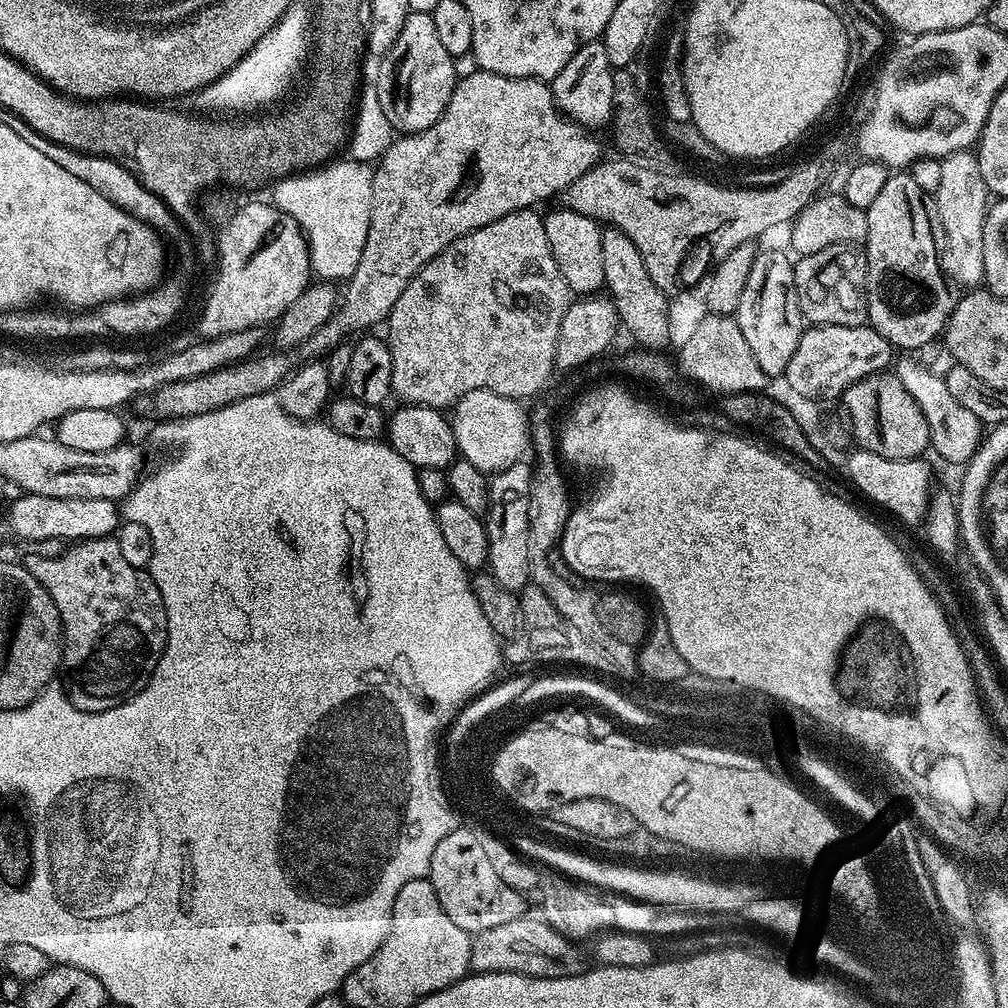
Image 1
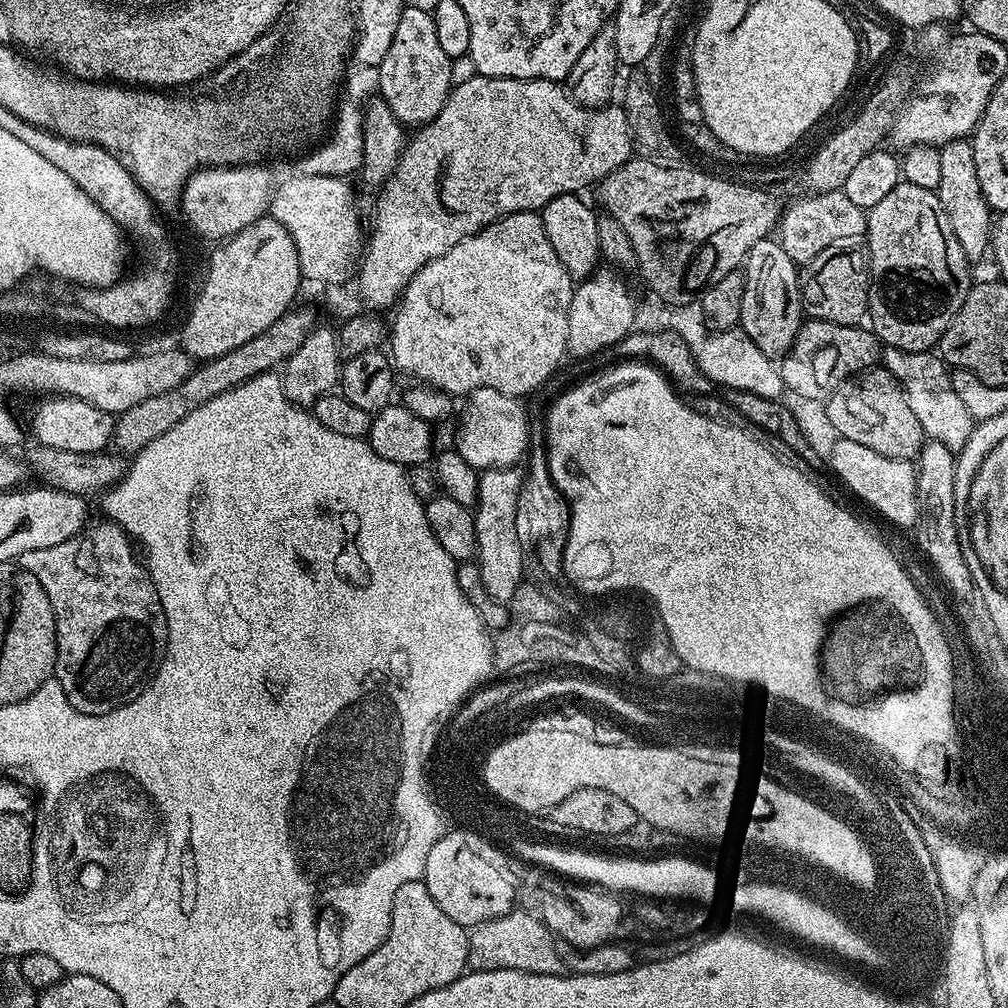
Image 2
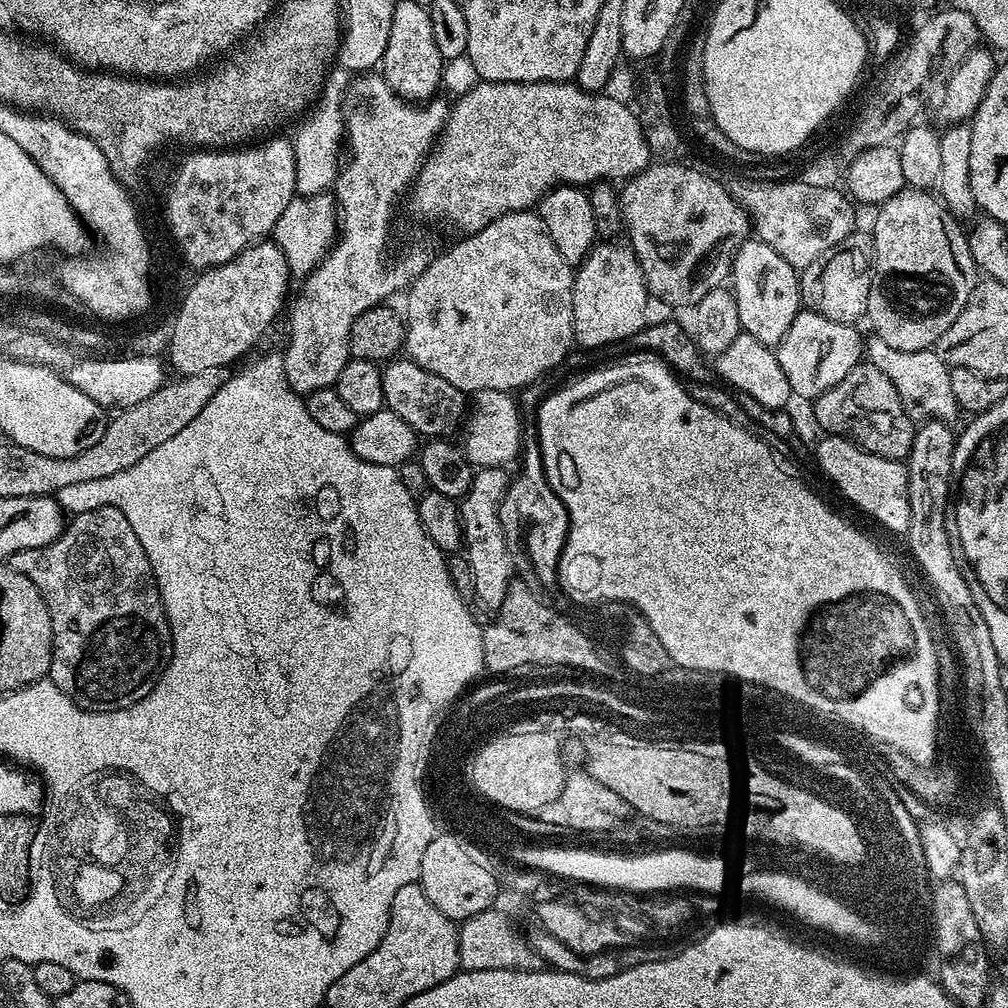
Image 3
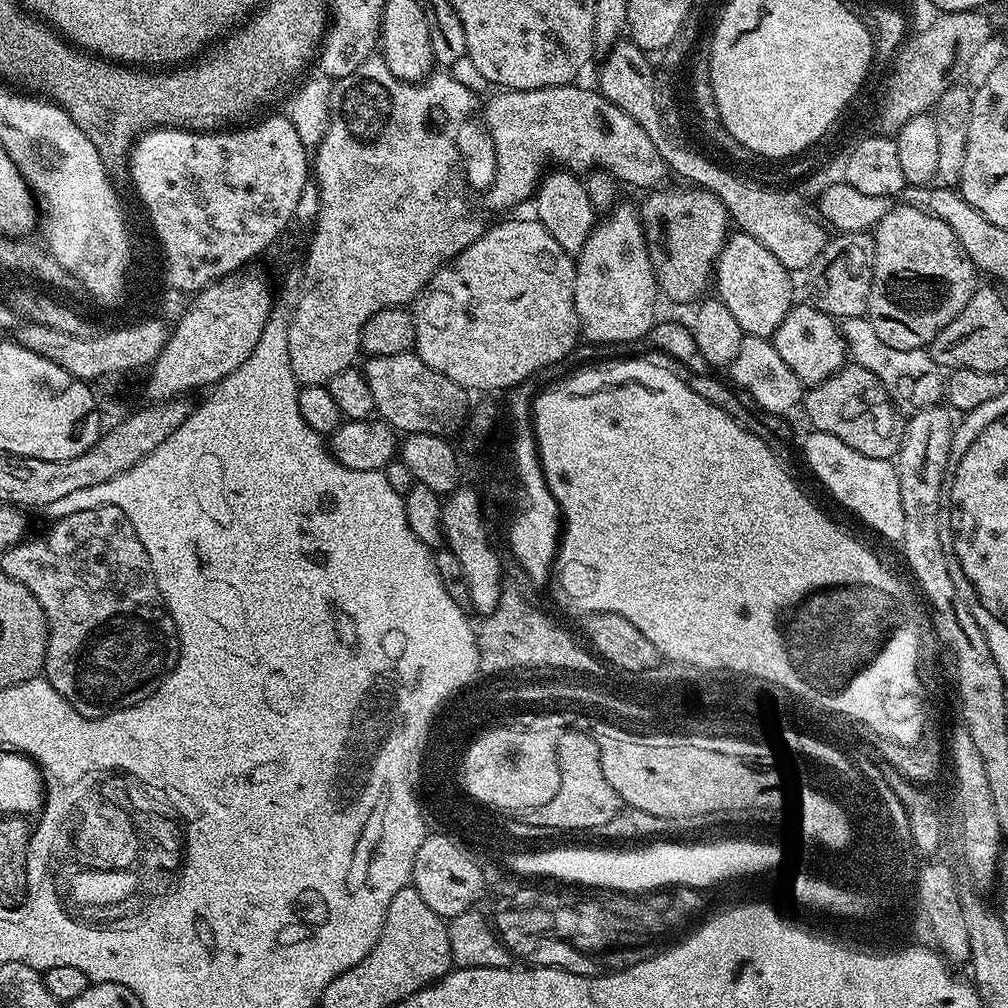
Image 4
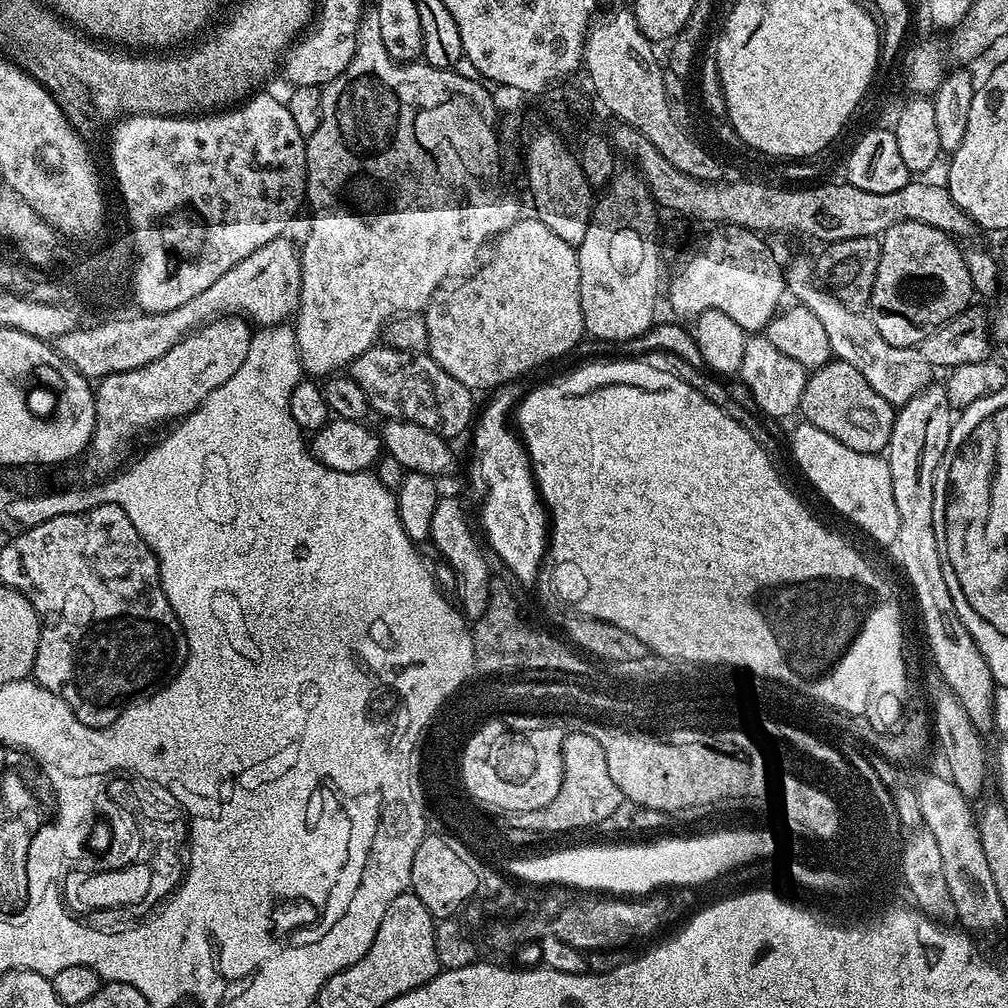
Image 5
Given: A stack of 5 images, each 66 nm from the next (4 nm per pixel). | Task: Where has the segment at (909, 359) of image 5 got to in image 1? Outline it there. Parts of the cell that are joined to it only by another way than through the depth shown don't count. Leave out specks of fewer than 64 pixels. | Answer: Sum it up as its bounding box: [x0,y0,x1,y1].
[894,360,986,464]

